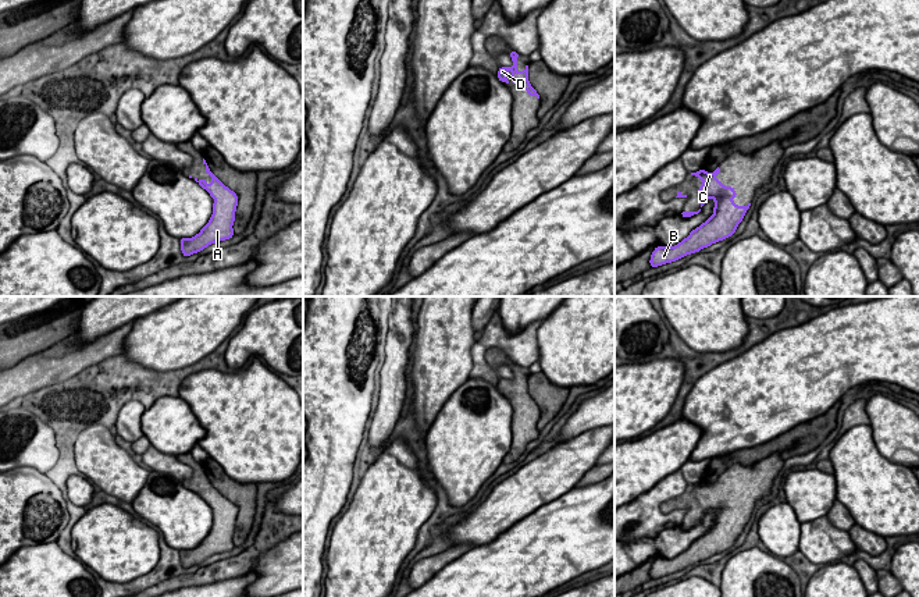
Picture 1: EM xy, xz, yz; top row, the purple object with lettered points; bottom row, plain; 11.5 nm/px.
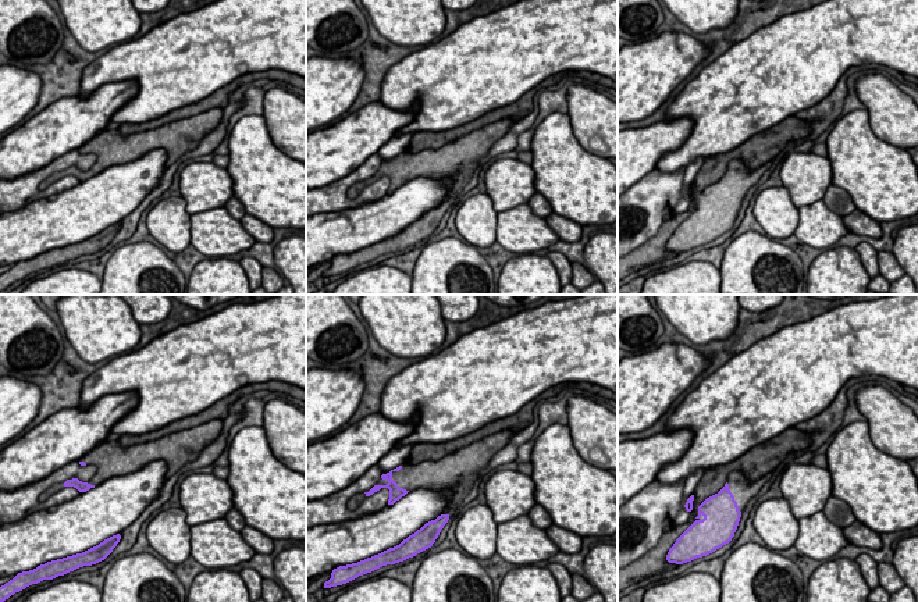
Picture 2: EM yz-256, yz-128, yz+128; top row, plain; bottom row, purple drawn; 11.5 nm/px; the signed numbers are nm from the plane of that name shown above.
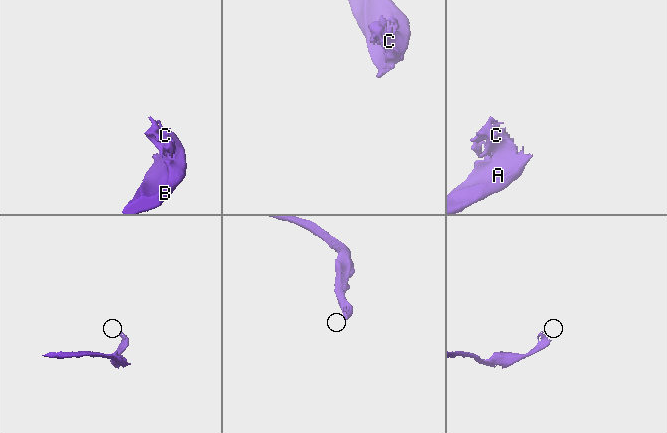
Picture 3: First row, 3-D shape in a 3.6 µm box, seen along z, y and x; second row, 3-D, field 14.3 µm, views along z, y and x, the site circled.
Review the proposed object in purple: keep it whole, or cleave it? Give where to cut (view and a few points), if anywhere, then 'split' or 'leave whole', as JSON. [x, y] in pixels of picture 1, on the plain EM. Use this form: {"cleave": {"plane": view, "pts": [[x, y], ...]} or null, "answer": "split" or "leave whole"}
{"cleave": null, "answer": "leave whole"}

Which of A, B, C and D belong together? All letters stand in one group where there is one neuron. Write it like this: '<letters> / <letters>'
A B C D

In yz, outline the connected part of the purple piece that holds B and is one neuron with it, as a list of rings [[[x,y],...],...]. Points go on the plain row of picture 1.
[[[719,479],[713,484],[708,484],[704,480],[691,484],[691,487],[695,487],[704,494],[702,498],[698,498],[698,507],[704,508],[701,519],[709,509],[712,509],[715,512],[713,526],[677,557],[672,559],[656,558],[649,571],[651,579],[676,573],[687,566],[697,565],[712,555],[733,548],[738,536],[744,532],[751,515],[738,518],[733,512],[737,509],[734,498],[726,498],[720,494],[720,490],[716,491],[715,488],[719,486]]]

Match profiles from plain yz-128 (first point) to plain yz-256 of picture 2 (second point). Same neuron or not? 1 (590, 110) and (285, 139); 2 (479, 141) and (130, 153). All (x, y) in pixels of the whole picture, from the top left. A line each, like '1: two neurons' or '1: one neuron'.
1: one neuron
2: one neuron

